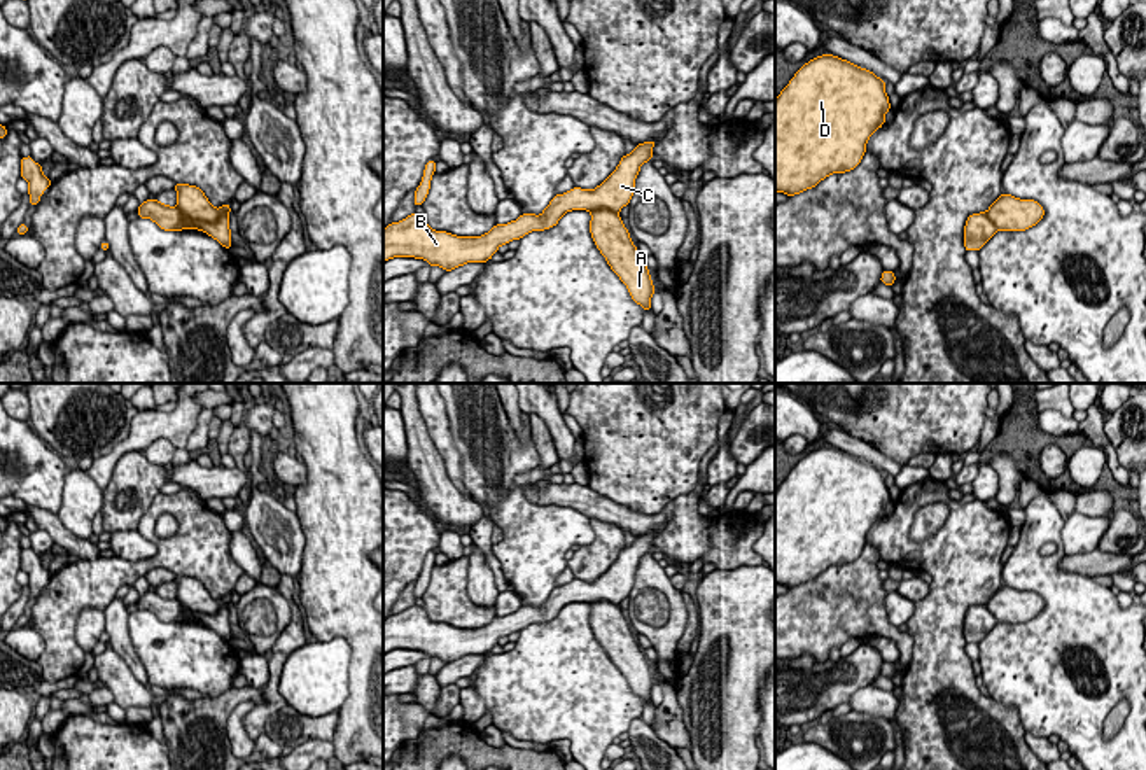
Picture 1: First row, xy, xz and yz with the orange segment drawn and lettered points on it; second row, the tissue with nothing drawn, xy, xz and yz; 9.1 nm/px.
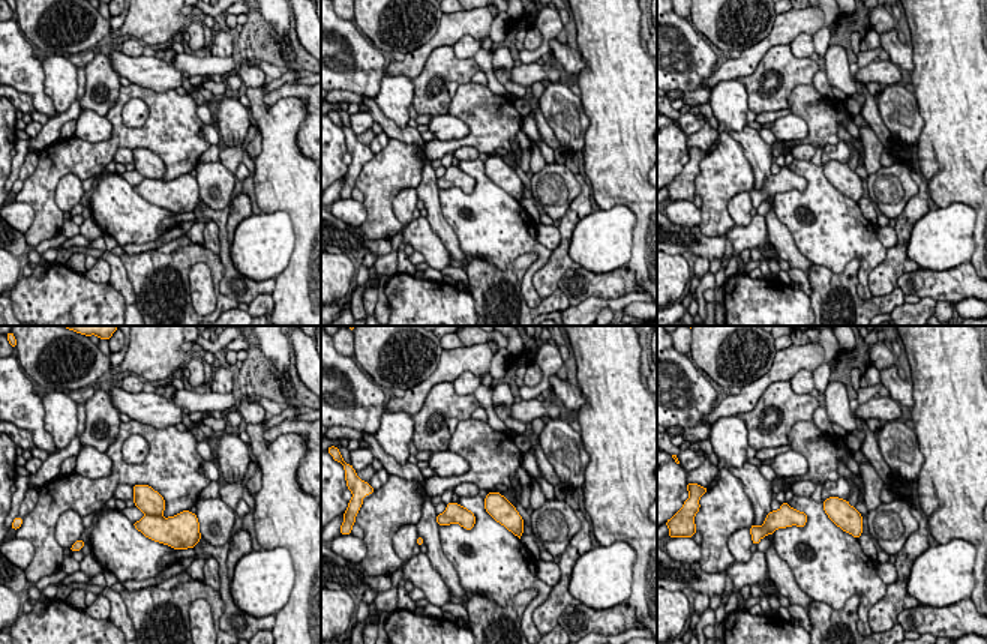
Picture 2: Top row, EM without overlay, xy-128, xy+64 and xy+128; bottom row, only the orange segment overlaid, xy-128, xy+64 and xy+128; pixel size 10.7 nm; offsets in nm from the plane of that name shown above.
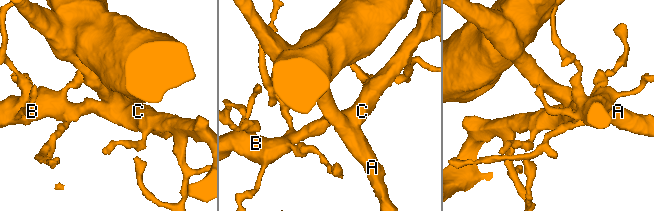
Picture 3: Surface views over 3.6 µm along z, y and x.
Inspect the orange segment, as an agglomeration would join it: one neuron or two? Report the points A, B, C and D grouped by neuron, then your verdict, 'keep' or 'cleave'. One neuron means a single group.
A B C D | keep

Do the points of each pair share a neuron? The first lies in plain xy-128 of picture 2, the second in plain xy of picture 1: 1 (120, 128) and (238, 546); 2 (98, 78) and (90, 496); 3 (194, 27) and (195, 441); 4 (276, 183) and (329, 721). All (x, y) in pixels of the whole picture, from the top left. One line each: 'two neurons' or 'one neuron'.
1: two neurons
2: two neurons
3: two neurons
4: two neurons

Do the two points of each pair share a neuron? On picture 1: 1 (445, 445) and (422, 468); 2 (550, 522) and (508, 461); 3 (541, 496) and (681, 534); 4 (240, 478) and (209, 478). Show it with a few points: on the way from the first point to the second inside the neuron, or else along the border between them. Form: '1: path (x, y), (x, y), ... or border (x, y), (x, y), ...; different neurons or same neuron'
1: border (422, 413), (429, 438), (457, 489); different neurons
2: path (531, 517), (506, 492), (506, 480); same neuron
3: path (576, 496), (627, 520), (646, 524); same neuron
4: path (233, 478), (216, 478); same neuron

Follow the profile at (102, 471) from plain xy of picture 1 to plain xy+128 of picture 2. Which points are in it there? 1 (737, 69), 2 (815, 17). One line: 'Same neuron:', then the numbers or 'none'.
Same neuron: 1, 2

